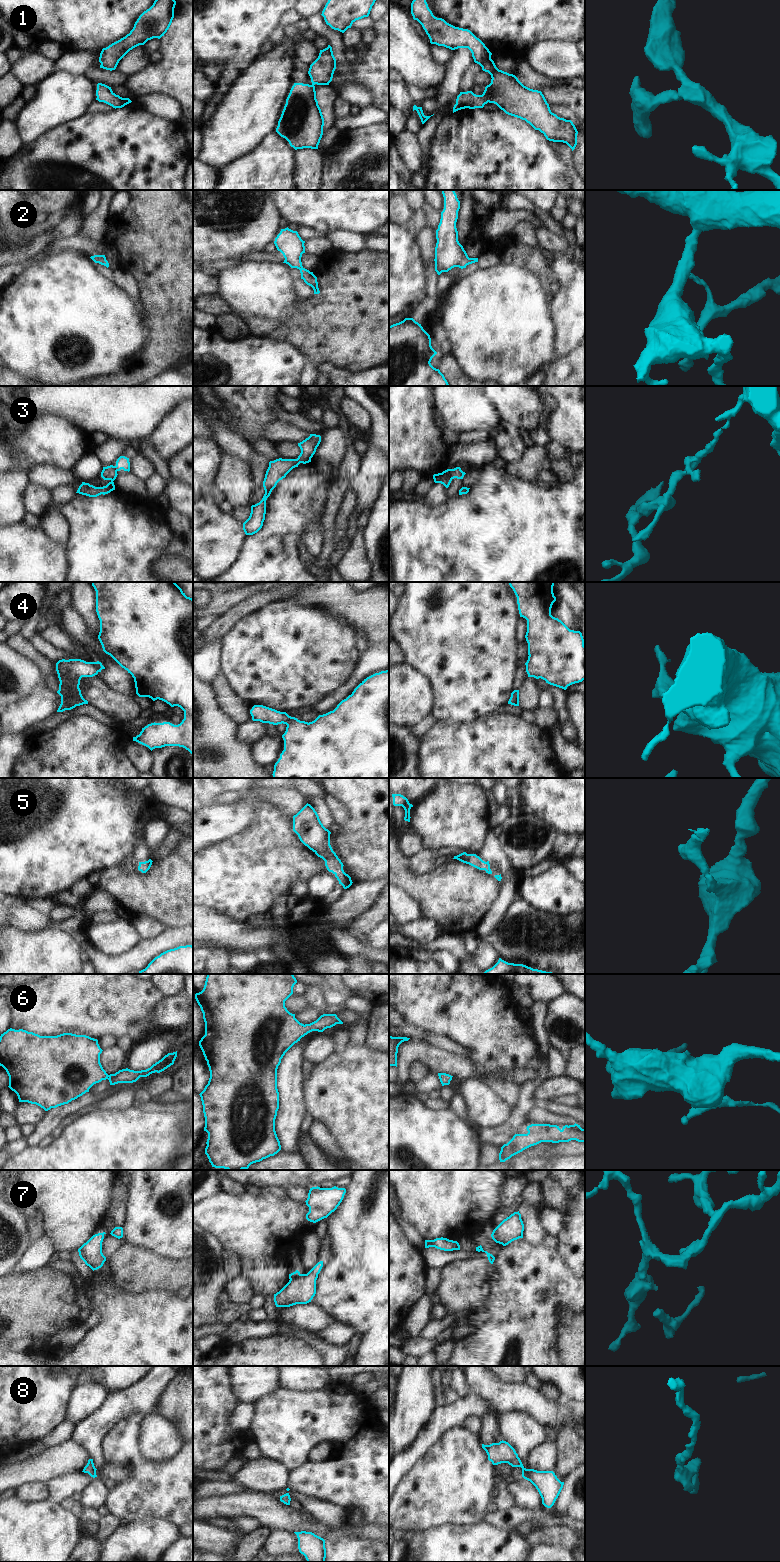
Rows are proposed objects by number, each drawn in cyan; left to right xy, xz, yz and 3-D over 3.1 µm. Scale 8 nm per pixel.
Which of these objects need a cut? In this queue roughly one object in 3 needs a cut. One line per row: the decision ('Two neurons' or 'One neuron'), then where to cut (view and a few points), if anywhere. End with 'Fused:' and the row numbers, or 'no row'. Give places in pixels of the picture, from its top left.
1: One neuron. No split
2: One neuron. No split
3: One neuron. No split
4: One neuron. No split
5: One neuron. No split
6: One neuron. No split
7: Two neurons. Split along xz (299, 1273), (290, 1280)
8: One neuron. No split
Fused: 7

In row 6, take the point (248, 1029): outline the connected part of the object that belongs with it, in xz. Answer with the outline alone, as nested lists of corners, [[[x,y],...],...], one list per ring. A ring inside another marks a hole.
[[[207,974],[204,988],[195,994],[195,999],[203,1013],[205,1022],[205,1035],[199,1041],[199,1046],[203,1052],[210,1071],[210,1078],[204,1090],[199,1094],[203,1105],[205,1117],[204,1131],[208,1133],[205,1154],[212,1167],[224,1168],[227,1170],[248,1170],[253,1163],[260,1162],[270,1156],[274,1156],[281,1150],[280,1141],[275,1131],[275,1119],[279,1109],[279,1092],[277,1089],[277,1069],[285,1053],[302,1037],[312,1031],[323,1032],[336,1024],[343,1024],[336,1014],[323,1014],[316,1021],[310,1024],[302,1024],[295,1014],[290,1013],[285,1007],[285,1001],[293,994],[293,987],[297,983],[293,974]]]

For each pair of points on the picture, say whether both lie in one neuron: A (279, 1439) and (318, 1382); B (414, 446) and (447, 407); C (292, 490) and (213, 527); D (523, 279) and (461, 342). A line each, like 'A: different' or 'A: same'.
A: different
B: different
C: different
D: same

